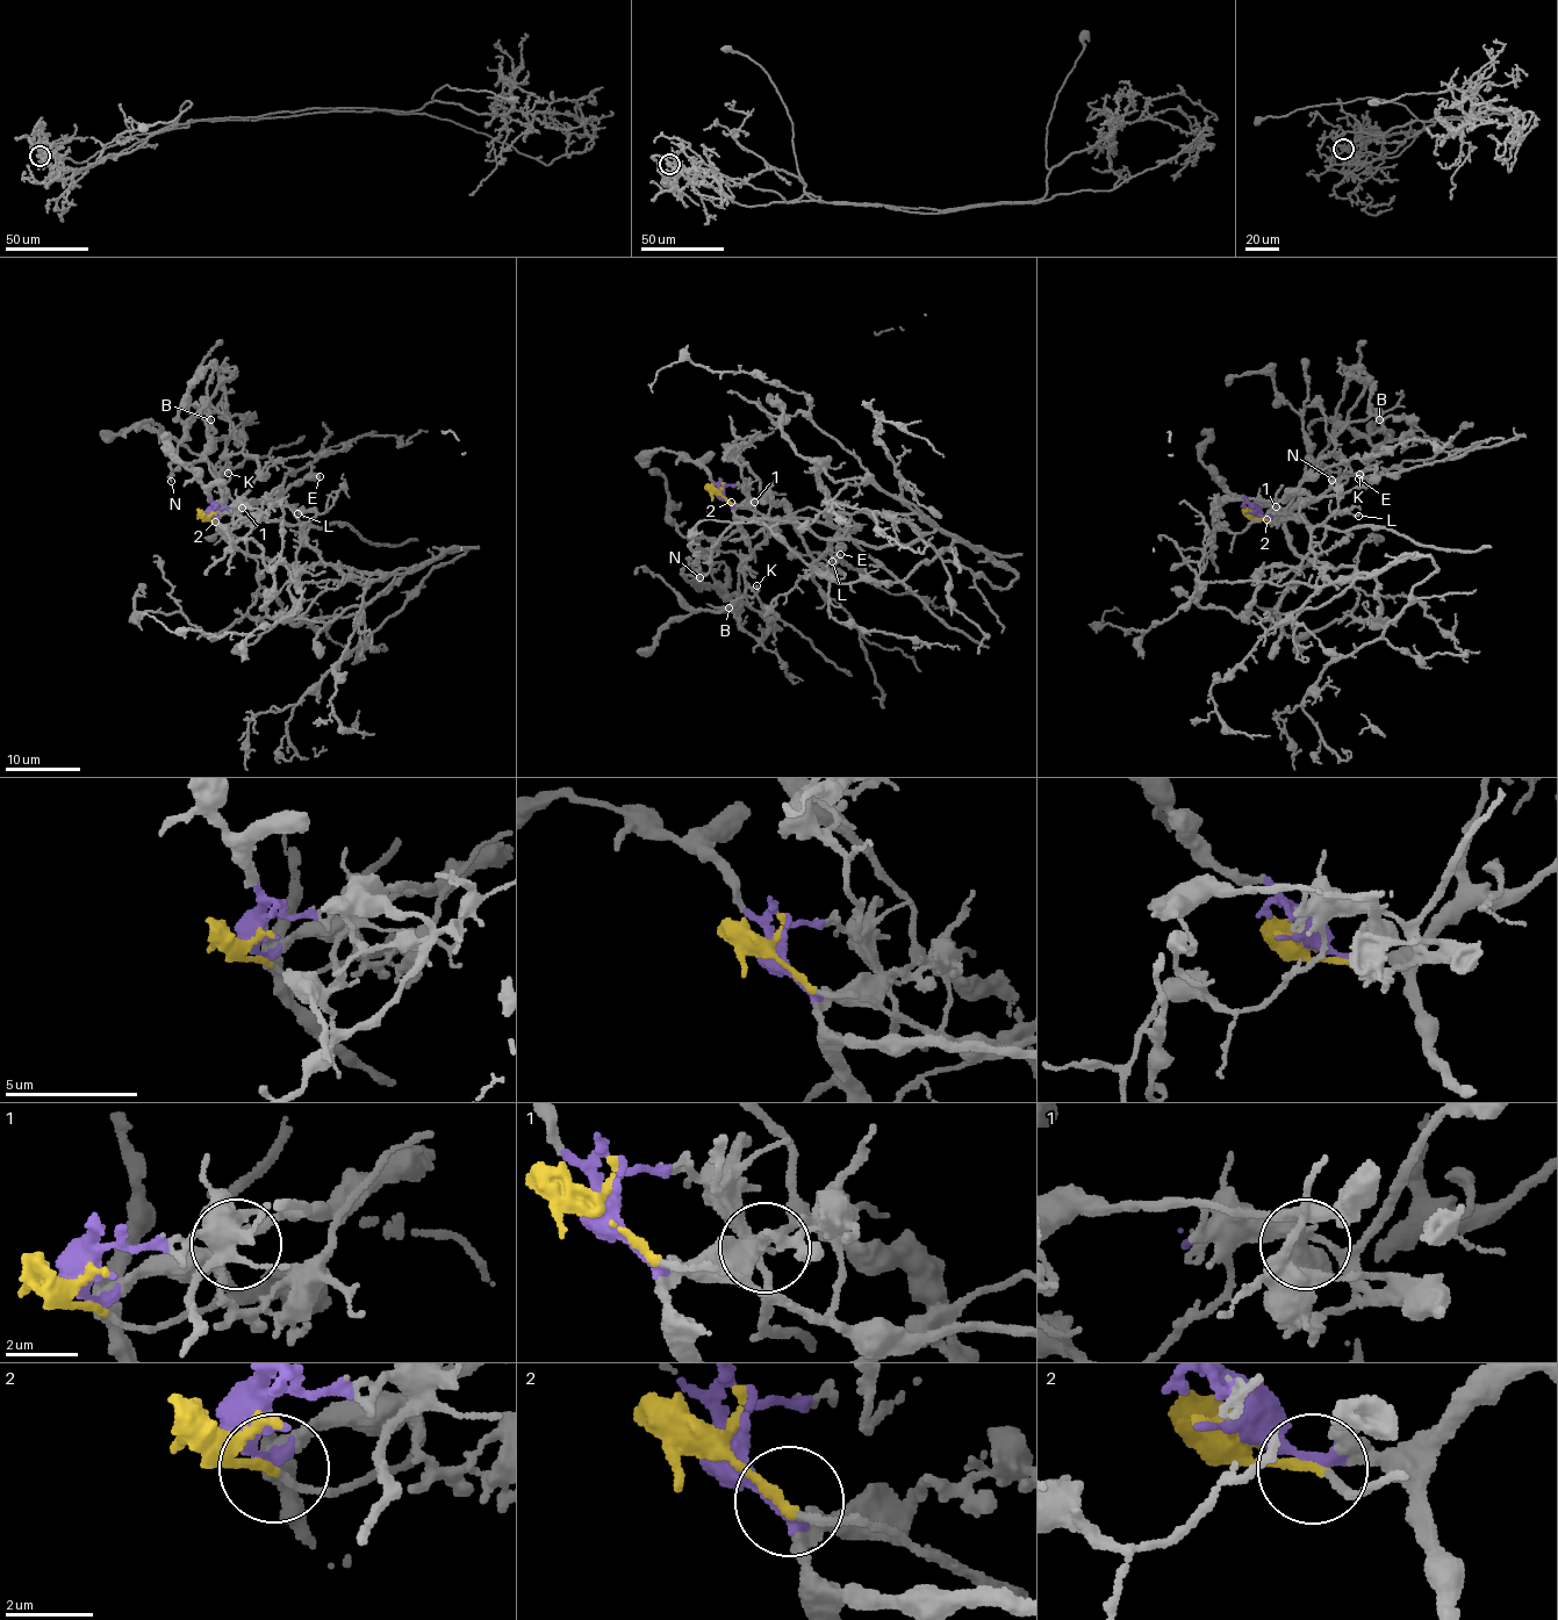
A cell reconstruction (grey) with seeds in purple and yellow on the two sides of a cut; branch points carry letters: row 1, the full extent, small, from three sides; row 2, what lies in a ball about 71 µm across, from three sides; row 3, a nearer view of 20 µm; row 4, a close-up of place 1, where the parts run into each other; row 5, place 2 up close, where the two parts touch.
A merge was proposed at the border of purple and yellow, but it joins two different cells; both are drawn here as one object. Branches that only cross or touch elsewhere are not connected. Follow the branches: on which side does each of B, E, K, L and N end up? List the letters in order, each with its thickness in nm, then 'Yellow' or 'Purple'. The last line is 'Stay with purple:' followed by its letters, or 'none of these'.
B: Thickness 260 nm. Purple
E: Thickness 170 nm. Purple
K: Thickness 200 nm. Purple
L: Thickness 120 nm. Yellow
N: Thickness 150 nm. Purple
Stay with purple: B, E, K, N

